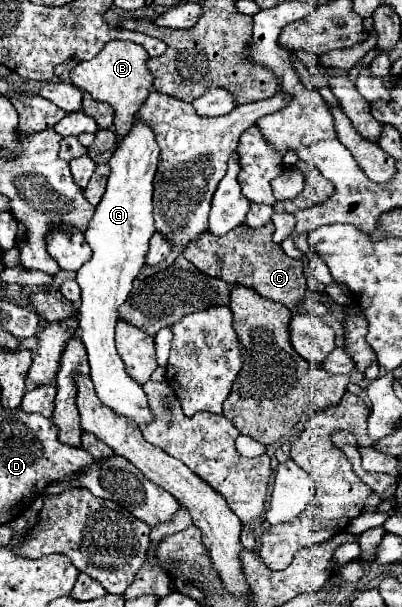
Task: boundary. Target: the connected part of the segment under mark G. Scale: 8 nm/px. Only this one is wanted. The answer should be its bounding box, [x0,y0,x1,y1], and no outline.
[76,122,158,426]

